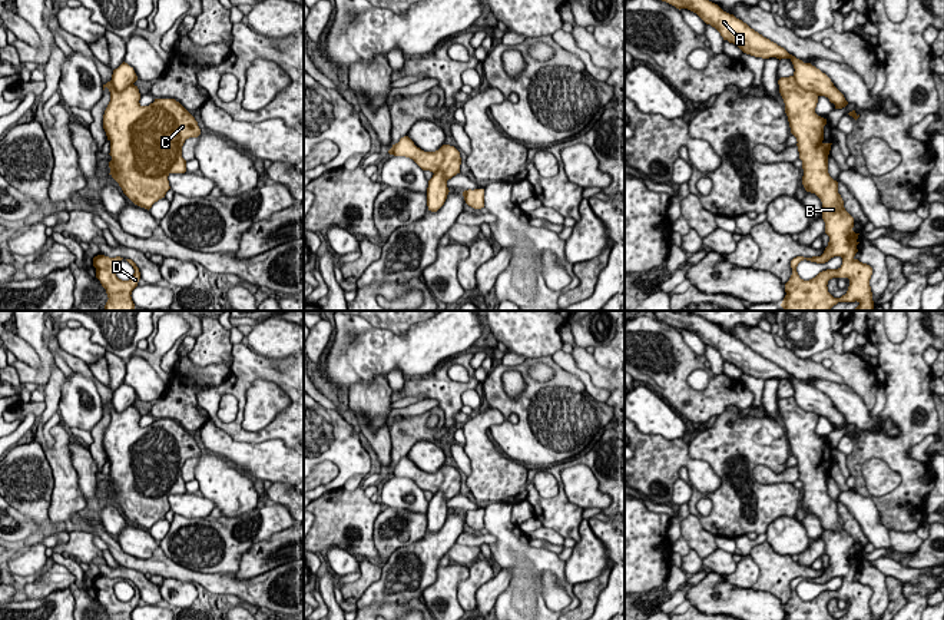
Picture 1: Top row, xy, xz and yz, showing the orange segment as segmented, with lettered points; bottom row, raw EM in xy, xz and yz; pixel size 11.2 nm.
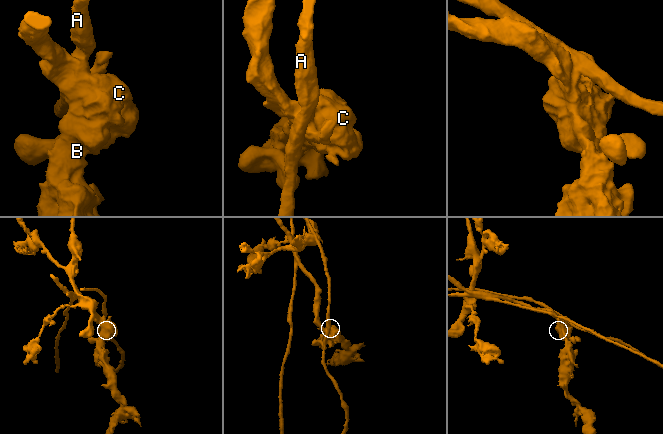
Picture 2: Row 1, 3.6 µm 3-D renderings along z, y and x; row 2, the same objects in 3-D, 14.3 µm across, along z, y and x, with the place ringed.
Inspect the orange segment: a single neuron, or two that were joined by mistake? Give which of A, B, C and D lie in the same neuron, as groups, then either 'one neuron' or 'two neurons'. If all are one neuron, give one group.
A / B C D | two neurons

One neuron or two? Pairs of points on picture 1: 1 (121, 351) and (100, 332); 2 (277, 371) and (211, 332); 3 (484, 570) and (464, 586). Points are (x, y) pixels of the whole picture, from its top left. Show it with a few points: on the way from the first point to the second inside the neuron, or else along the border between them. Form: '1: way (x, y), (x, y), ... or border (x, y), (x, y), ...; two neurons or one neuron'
1: way (115, 350), (103, 338); one neuron
2: border (234, 345), (231, 357); two neurons
3: way (480, 574), (469, 586); one neuron

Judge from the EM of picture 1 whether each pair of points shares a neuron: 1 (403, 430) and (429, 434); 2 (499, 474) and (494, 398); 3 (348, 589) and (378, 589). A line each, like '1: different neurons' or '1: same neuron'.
1: same neuron
2: different neurons
3: different neurons

